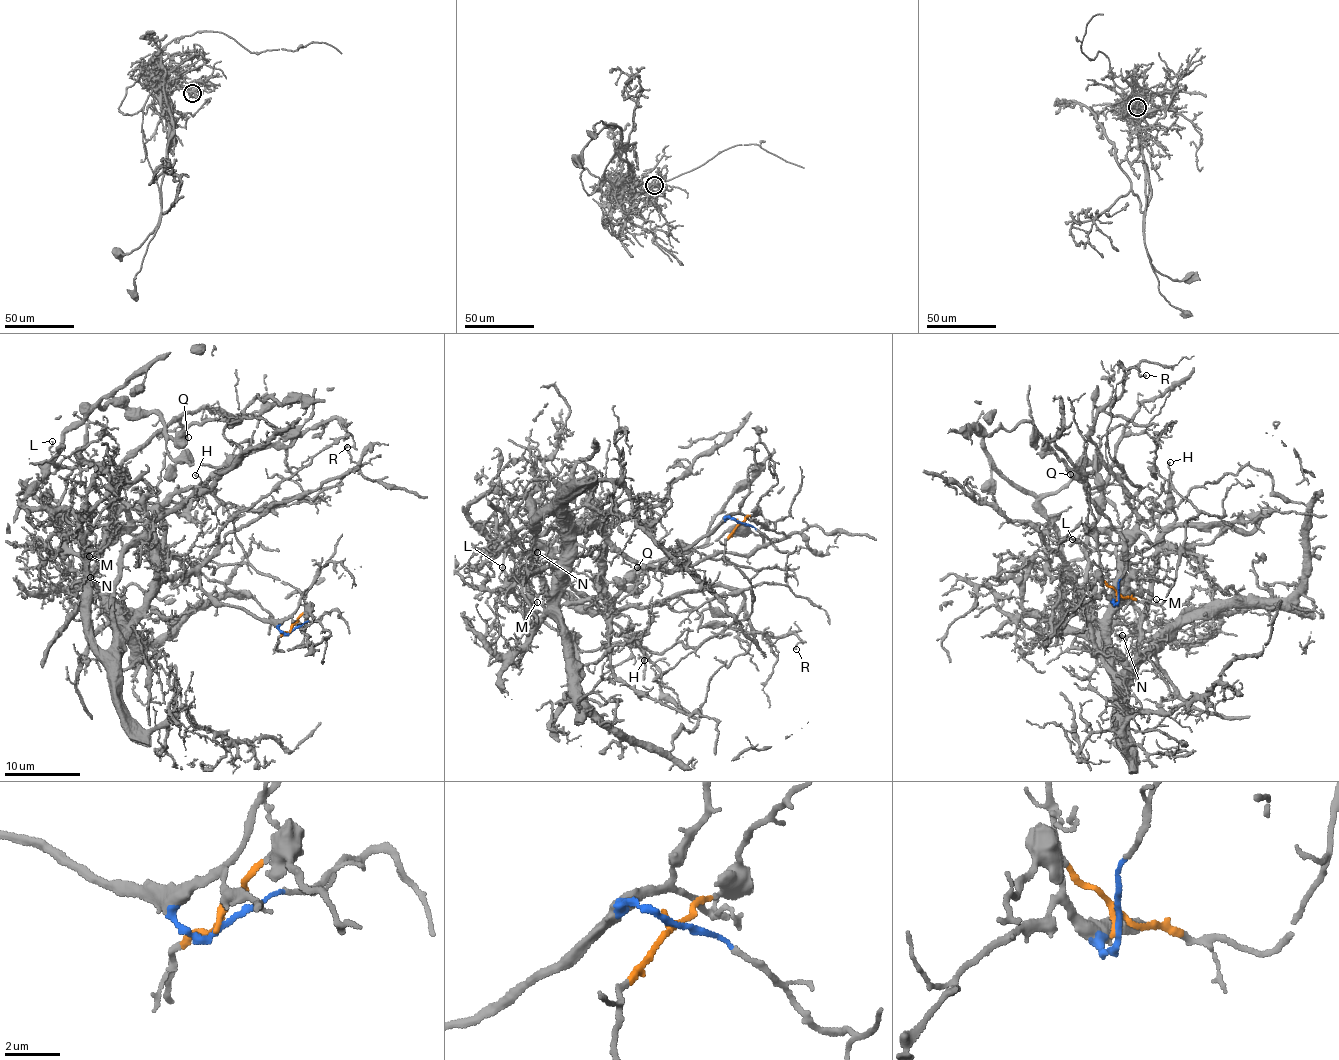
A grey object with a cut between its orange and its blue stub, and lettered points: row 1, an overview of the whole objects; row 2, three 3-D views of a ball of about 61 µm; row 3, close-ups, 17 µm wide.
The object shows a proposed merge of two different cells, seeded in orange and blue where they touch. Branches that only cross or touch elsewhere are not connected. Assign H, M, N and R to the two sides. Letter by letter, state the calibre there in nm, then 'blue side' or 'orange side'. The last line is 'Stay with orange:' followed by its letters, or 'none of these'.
H: calibre 120 nm; orange side
M: calibre 130 nm; blue side
N: calibre 120 nm; blue side
R: calibre 130 nm; blue side
Stay with orange: H

